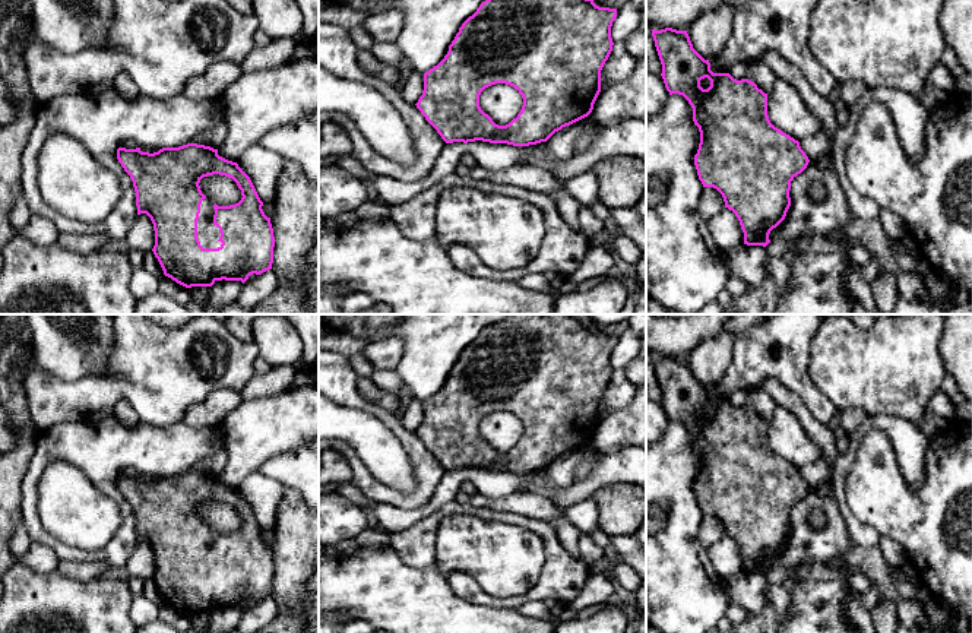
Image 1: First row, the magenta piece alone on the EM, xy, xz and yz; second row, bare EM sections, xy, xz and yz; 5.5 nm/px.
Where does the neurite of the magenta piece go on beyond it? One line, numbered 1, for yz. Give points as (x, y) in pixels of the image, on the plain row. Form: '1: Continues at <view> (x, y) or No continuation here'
1: No continuation here

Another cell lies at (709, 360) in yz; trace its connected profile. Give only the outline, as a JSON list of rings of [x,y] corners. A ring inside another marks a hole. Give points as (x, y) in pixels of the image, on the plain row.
[[[724,332],[702,341],[687,357],[693,376],[705,386],[712,387],[724,380],[734,358],[734,335]]]

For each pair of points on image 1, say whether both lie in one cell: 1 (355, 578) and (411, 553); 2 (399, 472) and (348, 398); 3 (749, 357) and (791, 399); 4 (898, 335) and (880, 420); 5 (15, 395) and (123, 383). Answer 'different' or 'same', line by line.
1: different
2: different
3: different
4: different
5: different

